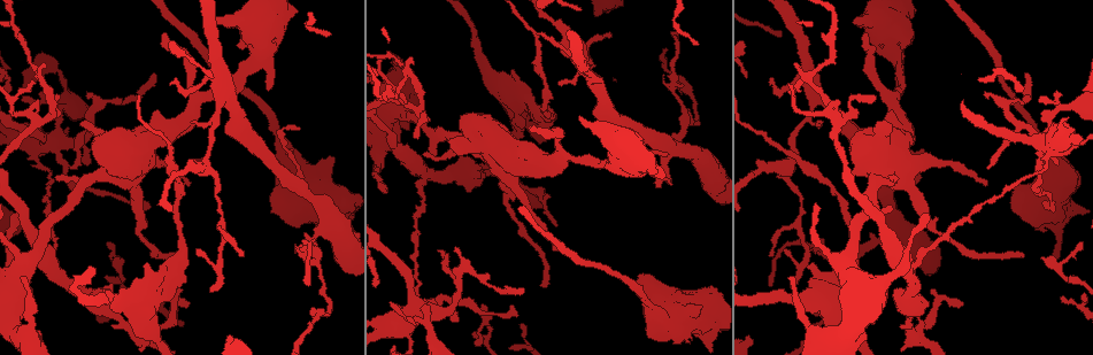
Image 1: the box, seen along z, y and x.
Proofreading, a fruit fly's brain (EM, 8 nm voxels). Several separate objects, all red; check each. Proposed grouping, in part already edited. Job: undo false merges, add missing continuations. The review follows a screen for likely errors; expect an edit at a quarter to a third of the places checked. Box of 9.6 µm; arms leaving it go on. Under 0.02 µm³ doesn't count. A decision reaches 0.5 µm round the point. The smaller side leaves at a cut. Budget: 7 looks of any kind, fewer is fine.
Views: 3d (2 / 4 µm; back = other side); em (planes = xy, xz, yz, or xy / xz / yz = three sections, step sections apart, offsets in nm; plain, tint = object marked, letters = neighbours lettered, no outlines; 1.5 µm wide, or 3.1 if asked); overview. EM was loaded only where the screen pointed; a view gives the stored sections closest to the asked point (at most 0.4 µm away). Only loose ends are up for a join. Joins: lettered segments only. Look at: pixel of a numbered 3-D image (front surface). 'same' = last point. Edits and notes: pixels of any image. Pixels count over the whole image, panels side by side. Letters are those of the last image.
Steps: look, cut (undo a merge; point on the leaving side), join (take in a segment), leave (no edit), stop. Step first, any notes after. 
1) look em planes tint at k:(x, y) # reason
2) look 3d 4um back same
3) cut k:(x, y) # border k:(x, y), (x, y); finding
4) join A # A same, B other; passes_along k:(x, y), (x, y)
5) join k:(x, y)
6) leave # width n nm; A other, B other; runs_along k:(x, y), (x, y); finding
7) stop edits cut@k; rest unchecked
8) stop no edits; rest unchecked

look em planes plain at 1:(169, 84) # thin end

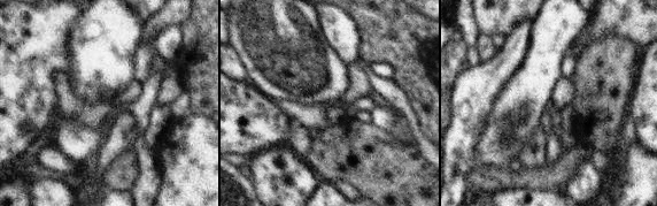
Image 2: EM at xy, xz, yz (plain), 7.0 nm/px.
look em planes letters same

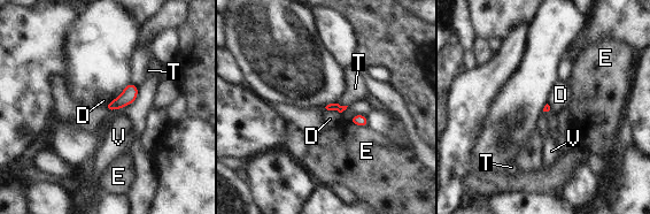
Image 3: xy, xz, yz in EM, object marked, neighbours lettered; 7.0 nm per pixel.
leave # D other, E other, T other, V other; border 3:(326, 108), (339, 113); no lettered segment goes on from it

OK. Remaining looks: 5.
look em planes letters at 1:(186, 167) # thick turns thin

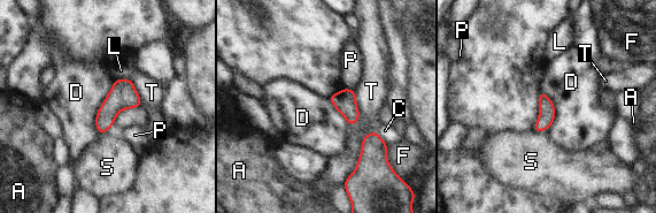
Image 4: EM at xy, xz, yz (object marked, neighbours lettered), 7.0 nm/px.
leave # A other, C other, D other, F other, L other, P other, S other, T other; continuous, no second neuron

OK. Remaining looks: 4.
look em planes letters at 1:(1028, 222) # thick end

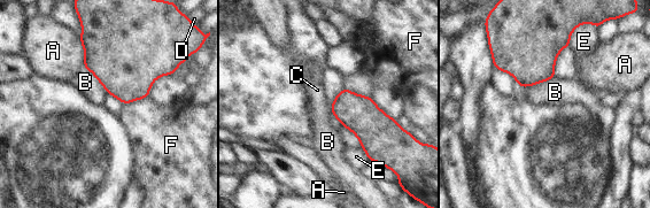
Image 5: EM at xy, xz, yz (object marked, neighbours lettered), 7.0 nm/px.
leave # A other, B other, C other, D other, E other, F other; border 5:(148, 97), (123, 104); no lettered segment goes on from it

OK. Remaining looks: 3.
stop no edits; rest unchecked

